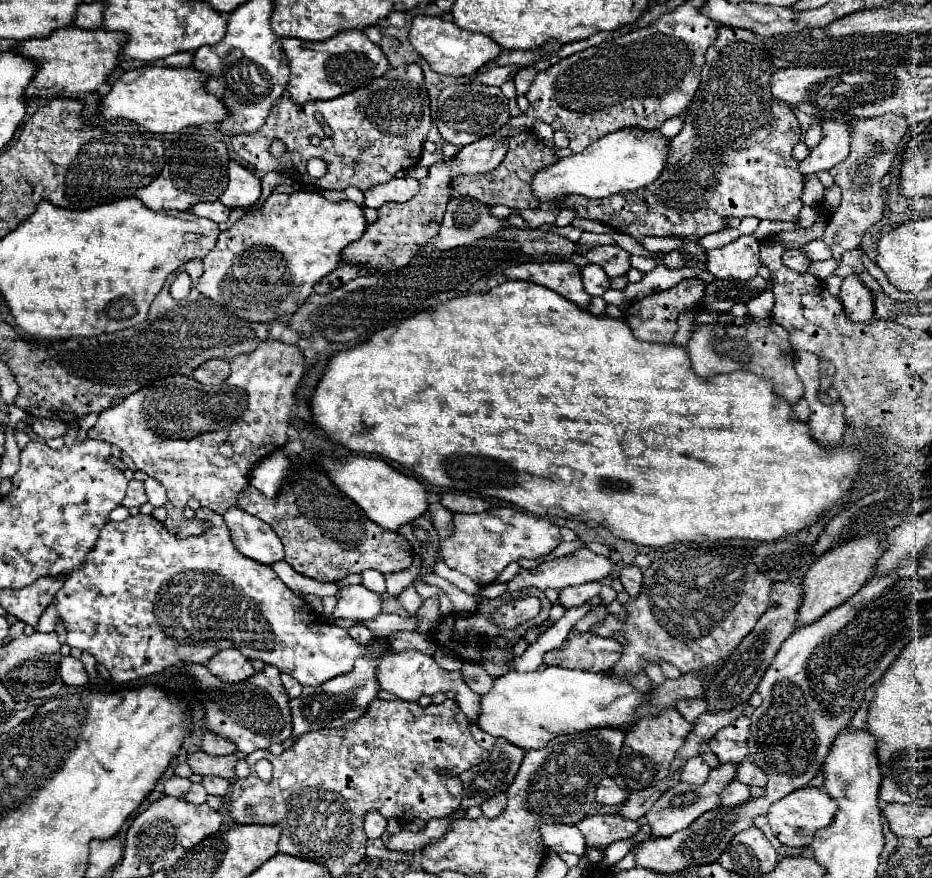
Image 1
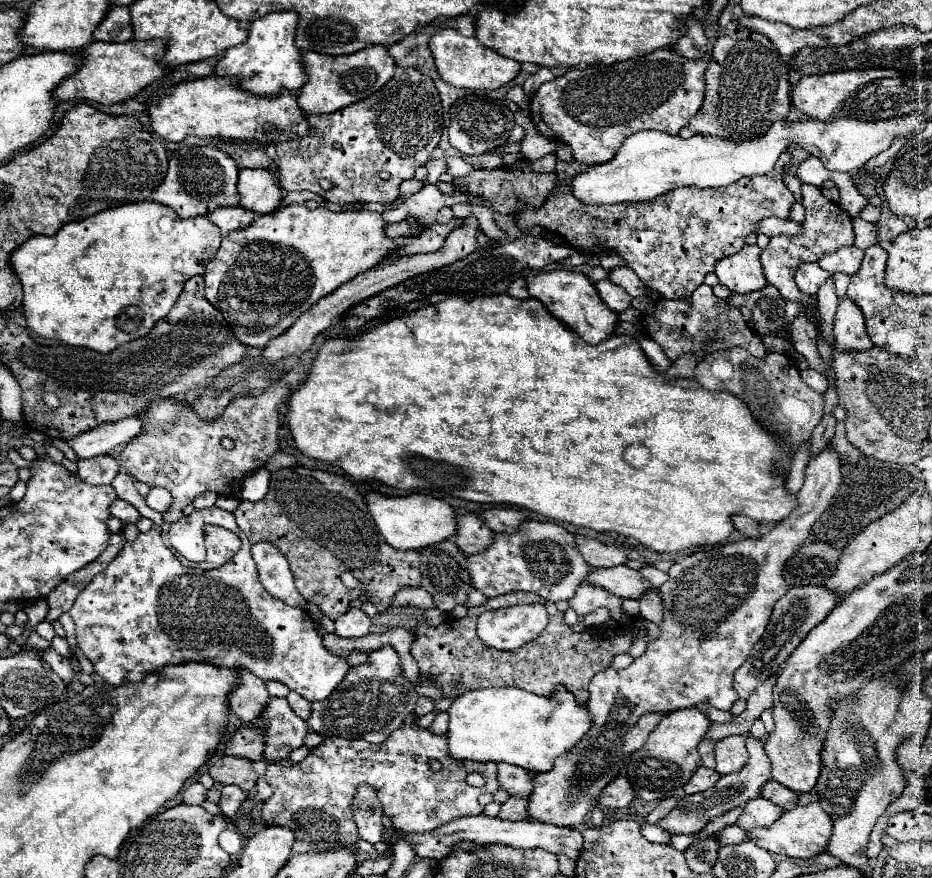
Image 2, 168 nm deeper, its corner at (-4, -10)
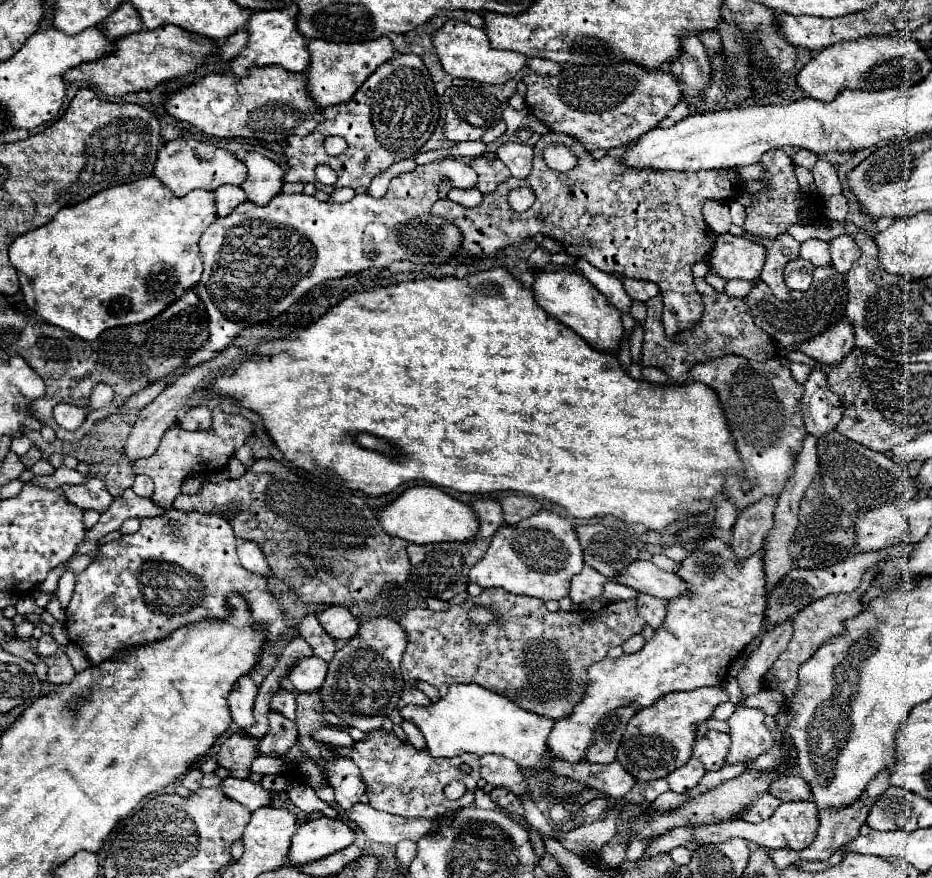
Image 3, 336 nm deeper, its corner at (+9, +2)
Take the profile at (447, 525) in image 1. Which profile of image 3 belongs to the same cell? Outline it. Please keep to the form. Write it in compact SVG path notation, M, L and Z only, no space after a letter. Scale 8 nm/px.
M475 500L475 502L471 502L471 508L479 520L477 536L491 538L495 534L495 530L503 524L503 514L501 514L499 504L495 500Z

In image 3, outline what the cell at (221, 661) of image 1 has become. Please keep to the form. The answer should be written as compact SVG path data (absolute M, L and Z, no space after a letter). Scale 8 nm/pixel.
M249 674L241 676L237 680L237 684L233 686L233 690L229 692L229 708L231 708L231 716L233 716L233 722L239 726L239 728L247 728L253 724L253 700L255 700L255 694L257 694L257 686L255 682L251 680Z

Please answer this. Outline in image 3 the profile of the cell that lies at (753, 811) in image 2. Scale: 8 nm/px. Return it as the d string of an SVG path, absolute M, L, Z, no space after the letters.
M765 792L749 808L745 808L745 812L741 812L737 818L743 818L747 822L763 822L765 818L769 818L775 812L775 808L779 804L781 804L779 798L775 798L773 794Z

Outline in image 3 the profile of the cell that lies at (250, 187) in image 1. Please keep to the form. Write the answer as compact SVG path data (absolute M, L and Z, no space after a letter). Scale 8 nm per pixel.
M253 152L247 154L243 162L247 164L247 172L249 172L247 180L241 186L247 198L259 206L269 204L269 200L281 192L283 170L273 160Z

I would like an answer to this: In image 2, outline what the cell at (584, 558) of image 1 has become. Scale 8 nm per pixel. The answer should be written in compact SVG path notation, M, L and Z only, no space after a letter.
M628 566L590 570L590 576L586 578L586 582L598 584L620 598L634 598L634 600L640 600L646 592L654 590L652 584L644 580L638 570L632 570Z

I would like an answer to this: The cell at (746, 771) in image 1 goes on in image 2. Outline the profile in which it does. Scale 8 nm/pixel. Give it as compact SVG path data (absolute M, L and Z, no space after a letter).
M770 780L770 784L766 784L766 788L762 788L762 796L778 806L788 806L788 804L796 806L796 802L798 802L798 794L792 792L790 788L778 784L776 780Z

